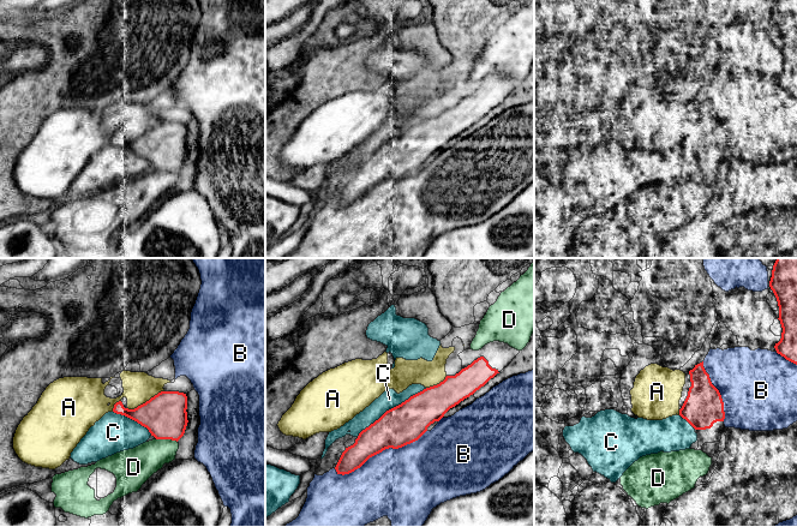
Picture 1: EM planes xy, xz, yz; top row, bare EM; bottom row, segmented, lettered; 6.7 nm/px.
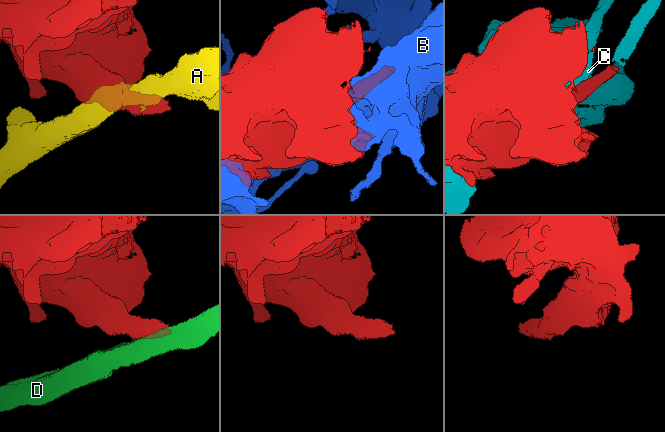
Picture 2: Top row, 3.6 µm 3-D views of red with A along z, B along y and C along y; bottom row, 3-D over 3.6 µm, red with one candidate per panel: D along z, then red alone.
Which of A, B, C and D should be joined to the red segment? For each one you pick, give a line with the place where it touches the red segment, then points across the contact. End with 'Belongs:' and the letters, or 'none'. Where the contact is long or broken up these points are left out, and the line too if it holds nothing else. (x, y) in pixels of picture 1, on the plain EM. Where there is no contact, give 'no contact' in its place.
C: contact xz (391, 139)
Belongs: C

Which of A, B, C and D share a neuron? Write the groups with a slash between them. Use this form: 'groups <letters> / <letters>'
groups A / B / C / D

